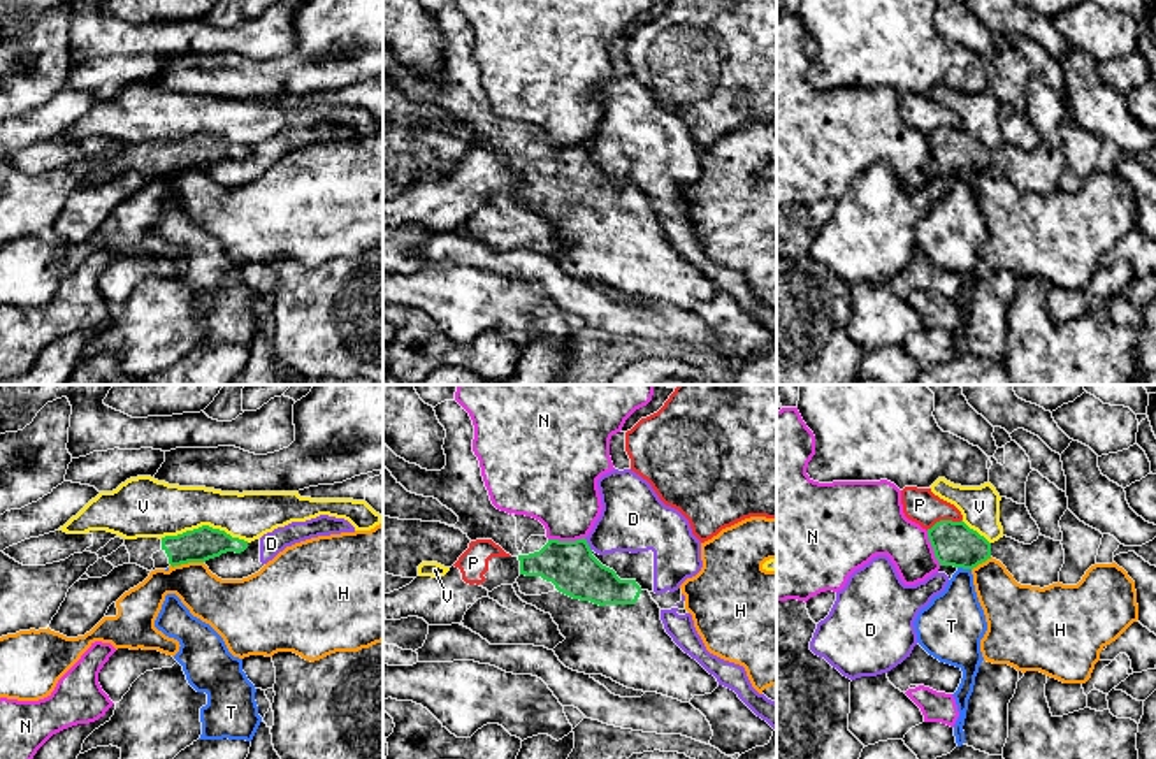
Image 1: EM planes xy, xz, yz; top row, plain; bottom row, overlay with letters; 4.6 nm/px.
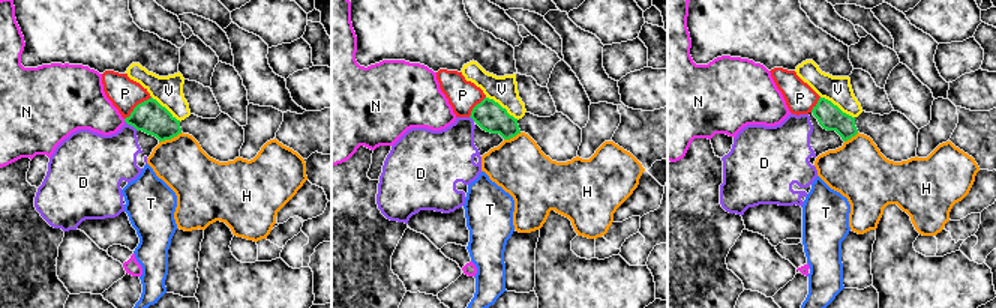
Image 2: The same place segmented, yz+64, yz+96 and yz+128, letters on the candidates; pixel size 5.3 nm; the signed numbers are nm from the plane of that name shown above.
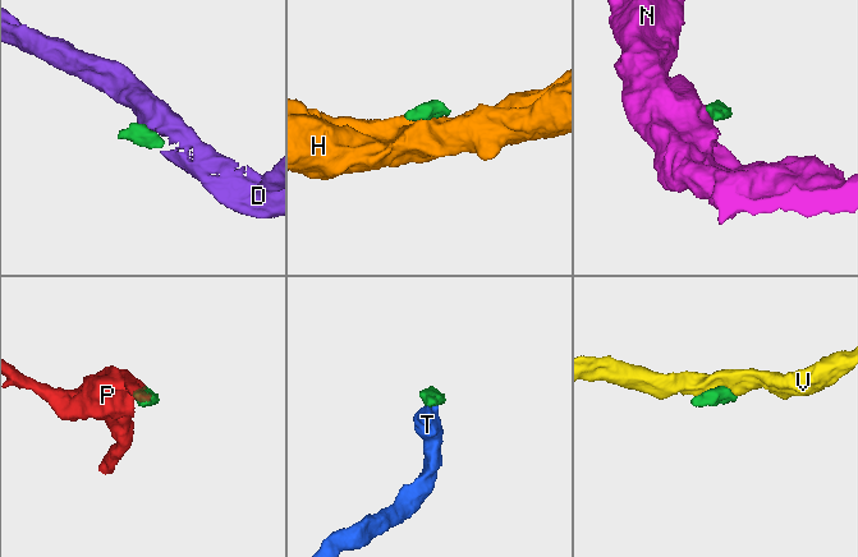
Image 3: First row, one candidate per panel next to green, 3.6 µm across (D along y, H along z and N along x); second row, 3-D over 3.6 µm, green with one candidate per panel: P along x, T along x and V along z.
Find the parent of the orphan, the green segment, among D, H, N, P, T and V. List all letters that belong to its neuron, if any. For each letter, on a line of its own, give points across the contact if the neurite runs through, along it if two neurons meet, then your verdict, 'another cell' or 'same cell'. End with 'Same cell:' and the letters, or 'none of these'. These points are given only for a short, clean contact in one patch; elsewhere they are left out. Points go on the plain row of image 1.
D: border xz (584, 144), (591, 157); another cell
H: border xy (202, 167), (171, 173); another cell
N: border xz (584, 143), (549, 146); another cell
P: border yz (961, 125), (937, 127), (926, 136); another cell
T: border yz (958, 173), (970, 176); another cell
V: border xy (160, 144), (211, 132), (248, 148); another cell
Same cell: none of these

